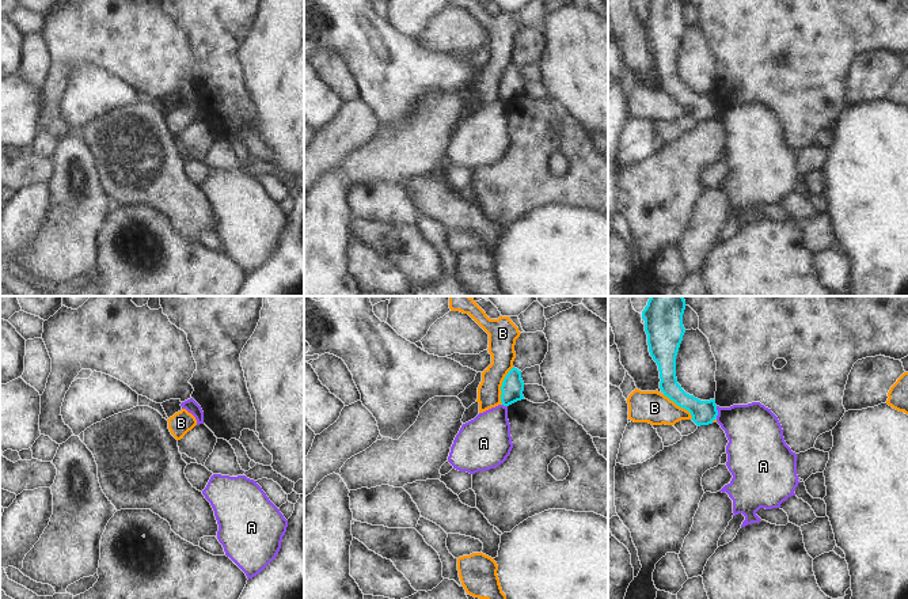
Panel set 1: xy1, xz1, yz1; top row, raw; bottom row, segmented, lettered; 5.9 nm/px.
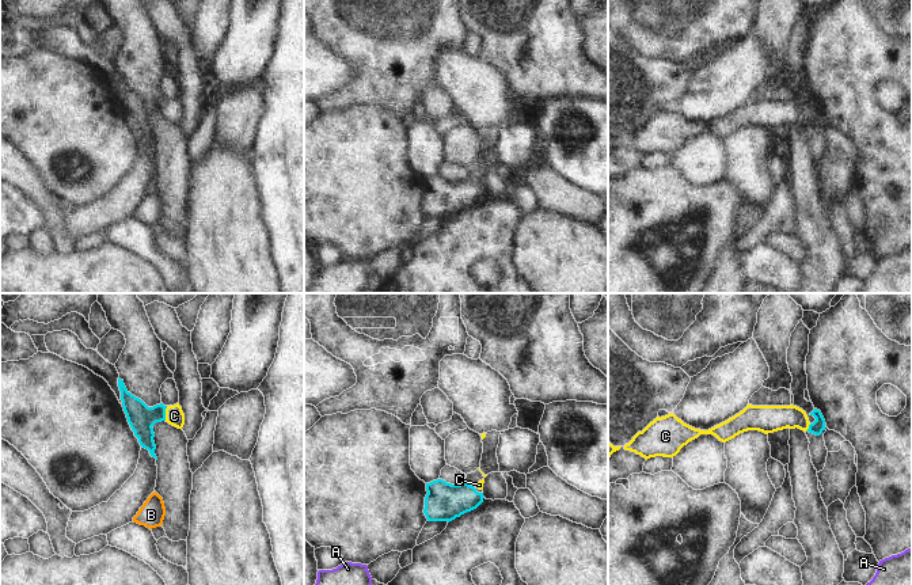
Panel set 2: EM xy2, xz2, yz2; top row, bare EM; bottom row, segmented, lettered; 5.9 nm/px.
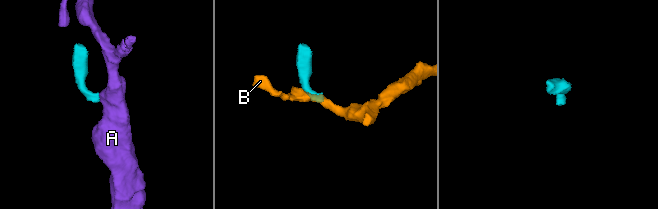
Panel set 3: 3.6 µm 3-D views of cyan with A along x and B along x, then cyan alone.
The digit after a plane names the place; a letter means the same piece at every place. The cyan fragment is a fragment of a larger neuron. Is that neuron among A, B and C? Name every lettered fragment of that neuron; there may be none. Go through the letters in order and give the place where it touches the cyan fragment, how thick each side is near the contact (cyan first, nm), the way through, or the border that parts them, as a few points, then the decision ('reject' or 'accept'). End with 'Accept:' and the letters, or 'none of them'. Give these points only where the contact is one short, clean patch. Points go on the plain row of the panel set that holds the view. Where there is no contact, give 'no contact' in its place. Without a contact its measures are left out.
A: meets cyan in yz1 at (717, 109); 140 nm thick on the cyan side, 320 nm on the other; border along yz1 (715, 102), (717, 114); reject
B: meets cyan in xz1 at (501, 82); 130 nm thick on the cyan side, 160 nm on the other; border along xz1 (513, 63), (502, 78), (501, 99); reject
C: meets cyan in xy2 at (164, 109); 160 nm thick on the cyan side, 110 nm on the other; runs through xy2 (141, 114), (164, 109), (174, 111); accept
Accept: C

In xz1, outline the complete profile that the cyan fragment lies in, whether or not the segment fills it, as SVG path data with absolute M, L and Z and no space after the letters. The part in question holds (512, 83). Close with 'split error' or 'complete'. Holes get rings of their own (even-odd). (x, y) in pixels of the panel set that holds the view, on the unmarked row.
M513 62L505 72L501 87L501 98L504 102L509 102L517 96L524 95L524 77L521 75L521 67Z | complete

